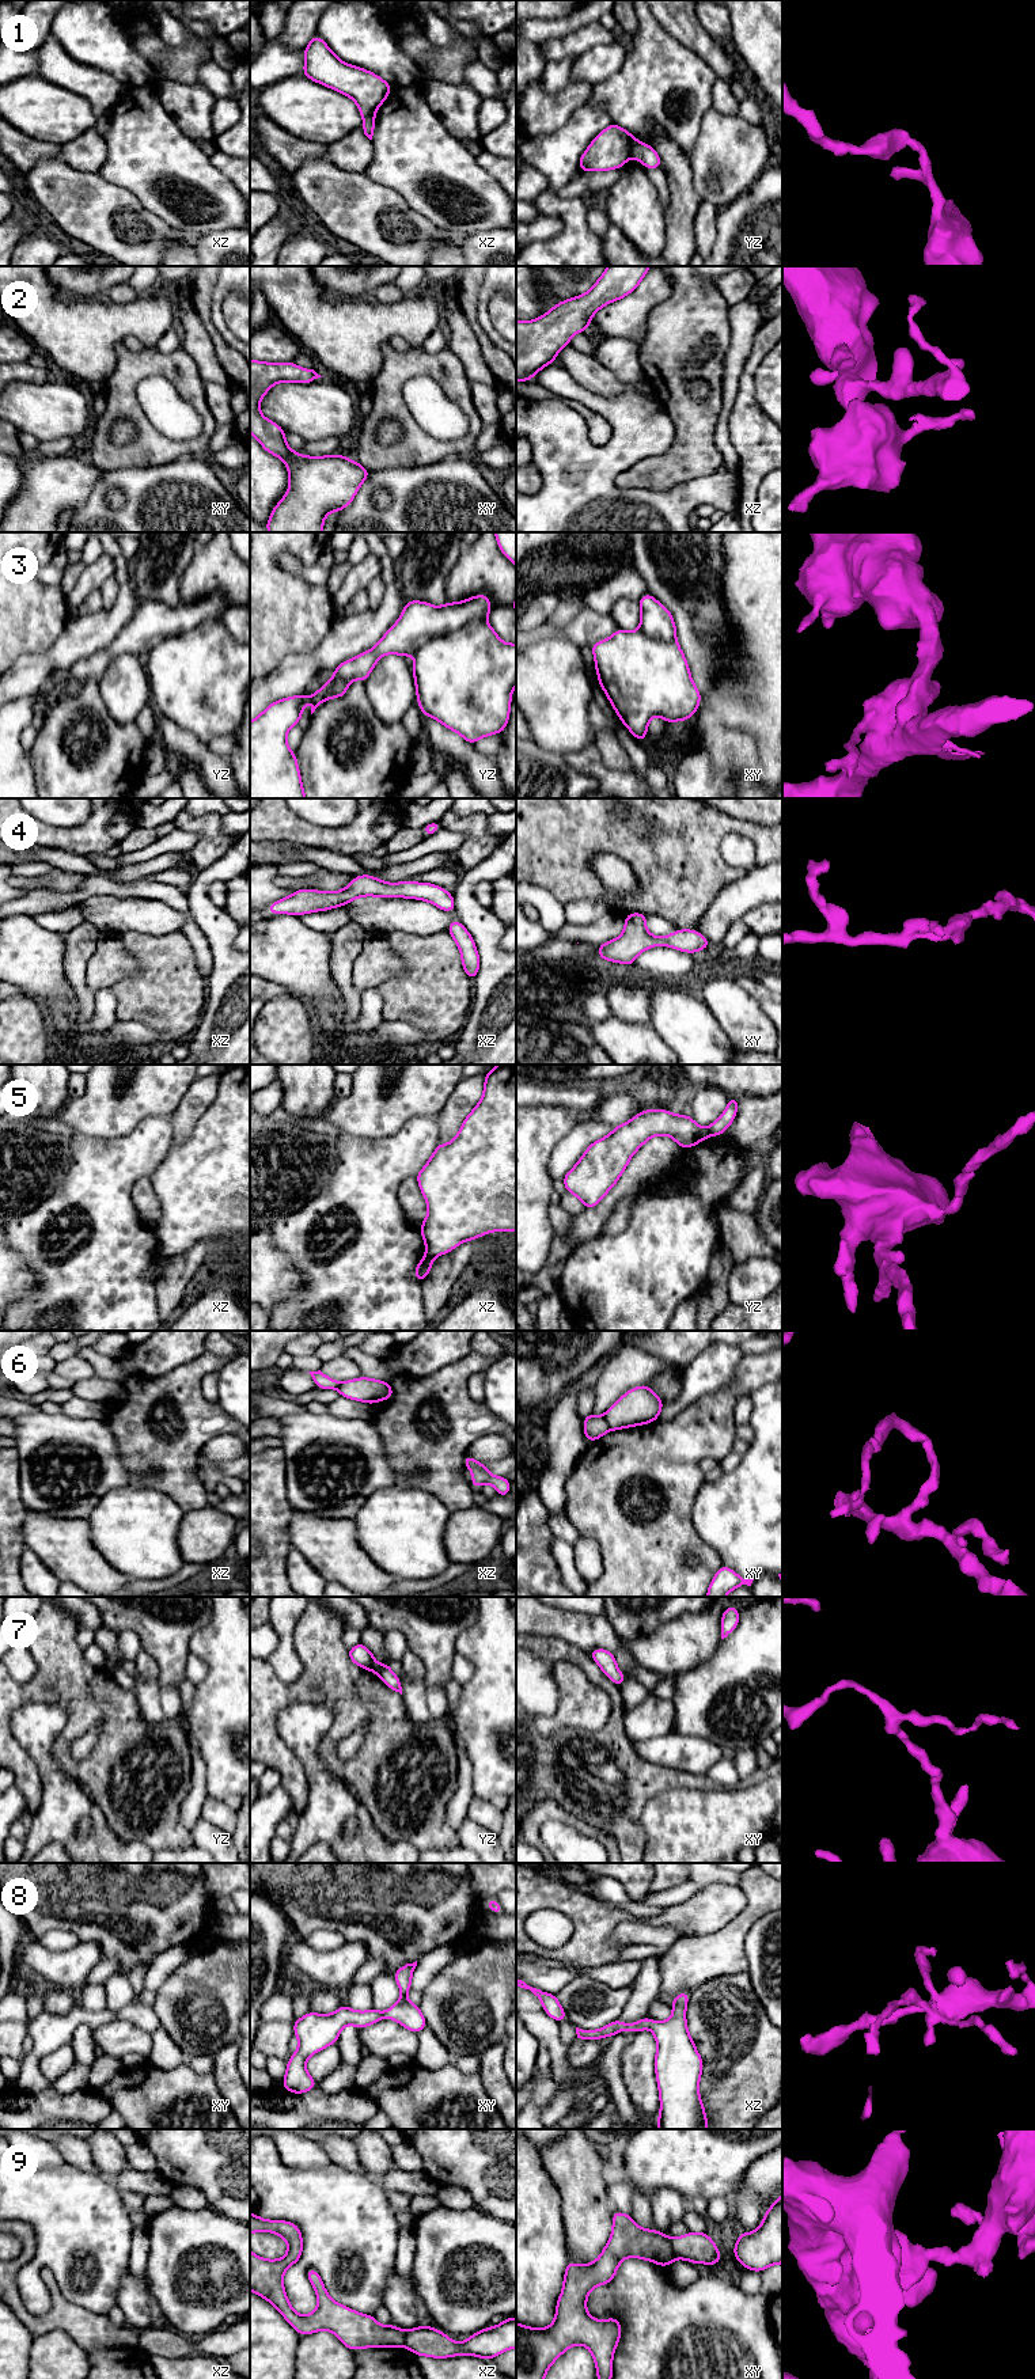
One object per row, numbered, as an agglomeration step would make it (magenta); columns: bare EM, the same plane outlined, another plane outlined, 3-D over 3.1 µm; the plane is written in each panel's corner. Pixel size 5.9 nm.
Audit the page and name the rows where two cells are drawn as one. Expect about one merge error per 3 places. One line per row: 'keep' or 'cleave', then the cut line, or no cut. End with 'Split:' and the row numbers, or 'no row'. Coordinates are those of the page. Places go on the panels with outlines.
1: cleave; cut in yz along (637, 141), (630, 155)
2: keep; no cut
3: keep; no cut
4: keep; no cut
5: cleave; cut in xz along (425, 1253), (432, 1258)
6: cleave; cut in xy along (603, 1416), (611, 1429)
7: keep; no cut
8: keep; no cut
9: cleave; cut in xy along (670, 2239), (675, 2257)
Split: 1, 5, 6, 9

